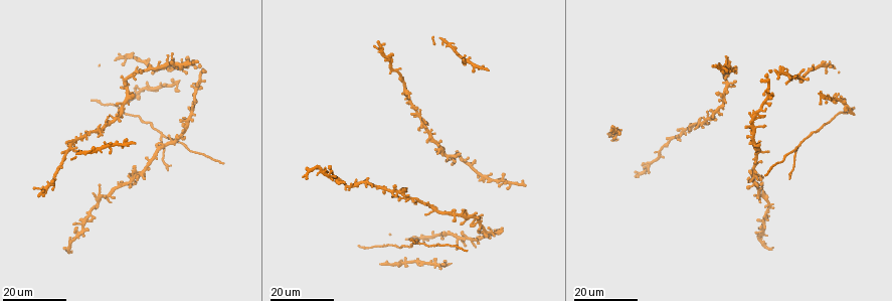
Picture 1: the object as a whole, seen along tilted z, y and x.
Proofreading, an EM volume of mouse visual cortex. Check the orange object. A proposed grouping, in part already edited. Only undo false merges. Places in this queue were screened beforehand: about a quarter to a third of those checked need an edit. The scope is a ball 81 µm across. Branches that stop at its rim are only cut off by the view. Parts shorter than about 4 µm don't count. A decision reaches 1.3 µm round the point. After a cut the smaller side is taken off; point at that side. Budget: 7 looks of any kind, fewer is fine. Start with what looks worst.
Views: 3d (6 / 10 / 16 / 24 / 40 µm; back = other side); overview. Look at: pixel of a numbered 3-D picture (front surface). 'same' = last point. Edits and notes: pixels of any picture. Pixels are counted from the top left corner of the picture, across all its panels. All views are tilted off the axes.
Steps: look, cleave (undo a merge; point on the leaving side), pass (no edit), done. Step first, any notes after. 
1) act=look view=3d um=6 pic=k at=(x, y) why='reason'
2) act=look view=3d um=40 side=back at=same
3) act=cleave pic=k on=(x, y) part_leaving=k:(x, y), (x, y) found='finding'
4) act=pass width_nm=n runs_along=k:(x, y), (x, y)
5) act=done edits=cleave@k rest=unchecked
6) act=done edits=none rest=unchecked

act=look view=3d um=16 pic=1 at=(162, 135) why='branch point'

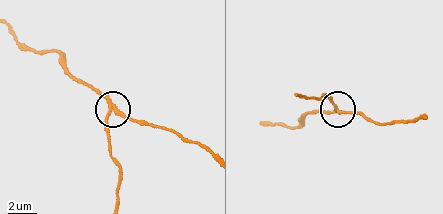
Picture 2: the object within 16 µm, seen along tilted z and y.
act=look view=3d um=6 at=same

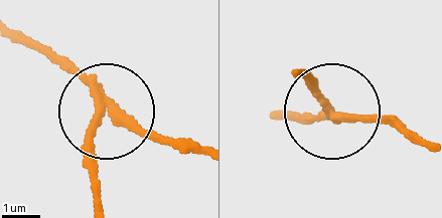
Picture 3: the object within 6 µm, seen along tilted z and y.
act=look view=3d um=6 side=back at=same why='other side'

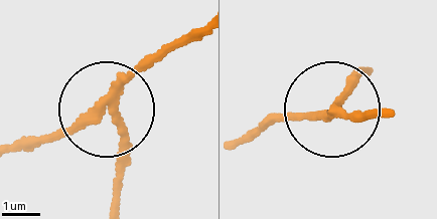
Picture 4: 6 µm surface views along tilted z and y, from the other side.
act=cleave pic=4 on=(119, 144) arms=3 part_leaving=4:(113, 98), (122, 136), (113, 196) found='a second neuron is stuck on'

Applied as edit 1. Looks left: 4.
act=look view=3d um=16 pic=1 at=(141, 170) why='four or more arms meet'

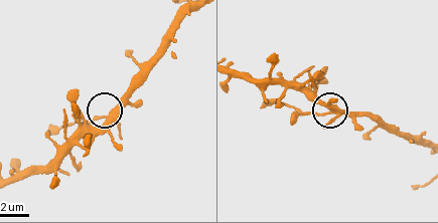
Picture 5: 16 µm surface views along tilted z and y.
act=look view=3d um=10 pic=5 at=(109, 115)

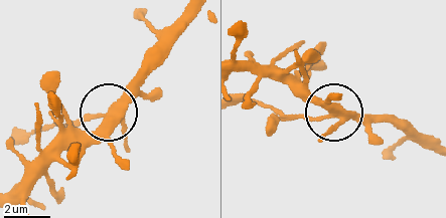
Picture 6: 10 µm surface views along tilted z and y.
act=look view=3d um=10 side=back pic=6 at=(330, 114)

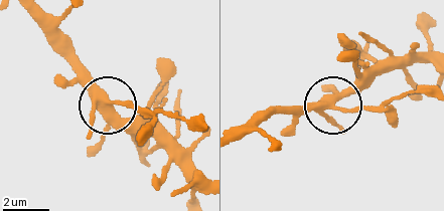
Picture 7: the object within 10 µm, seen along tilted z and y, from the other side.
act=cleave pic=7 on=(392, 108) part_leaving=7:(360, 106), (427, 92) found='two neurons meet here'

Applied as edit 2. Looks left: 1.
act=done edits=cleave@4,cleave@7 rest=unchecked

